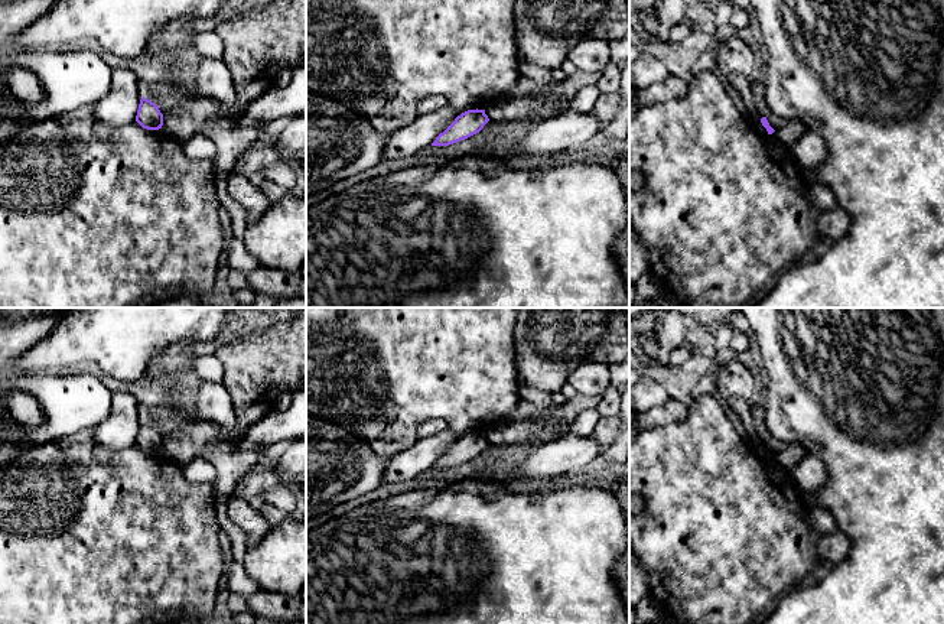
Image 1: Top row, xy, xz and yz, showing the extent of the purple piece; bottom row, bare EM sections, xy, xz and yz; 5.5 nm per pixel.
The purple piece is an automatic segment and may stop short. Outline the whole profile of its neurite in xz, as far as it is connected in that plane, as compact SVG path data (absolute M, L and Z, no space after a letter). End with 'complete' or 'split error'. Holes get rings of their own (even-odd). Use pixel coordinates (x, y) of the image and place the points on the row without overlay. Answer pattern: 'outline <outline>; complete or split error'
outline M468 433L440 456L432 469L449 469L479 456L489 445L485 433Z; complete

